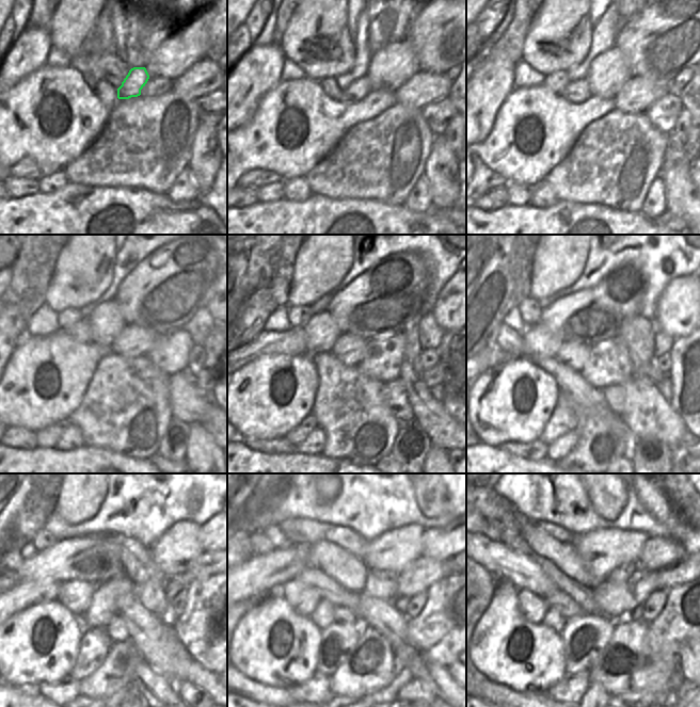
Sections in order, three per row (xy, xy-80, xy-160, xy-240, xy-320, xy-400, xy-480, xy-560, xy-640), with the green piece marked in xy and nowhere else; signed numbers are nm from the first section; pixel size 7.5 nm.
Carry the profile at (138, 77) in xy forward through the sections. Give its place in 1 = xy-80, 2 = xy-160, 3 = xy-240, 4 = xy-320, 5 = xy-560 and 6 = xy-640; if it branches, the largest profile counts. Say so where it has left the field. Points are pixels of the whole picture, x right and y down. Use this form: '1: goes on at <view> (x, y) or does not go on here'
1: goes on at xy-80 (361, 87)
2: goes on at xy-160 (578, 92)
3: goes on at xy-240 (80, 332)
4: goes on at xy-320 (293, 341)
5: does not go on here
6: does not go on here

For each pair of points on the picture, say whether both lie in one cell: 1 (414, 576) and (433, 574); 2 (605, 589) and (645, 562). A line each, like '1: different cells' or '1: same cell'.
1: same cell
2: different cells

